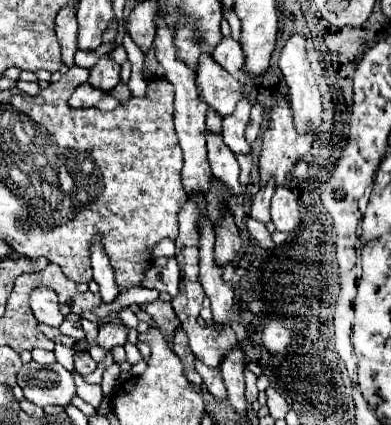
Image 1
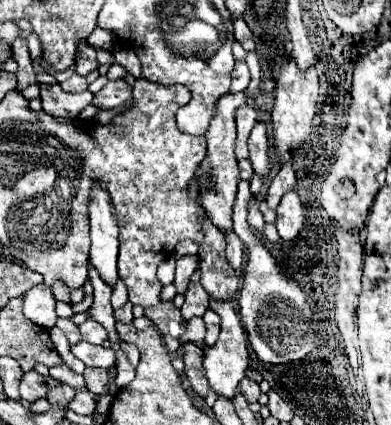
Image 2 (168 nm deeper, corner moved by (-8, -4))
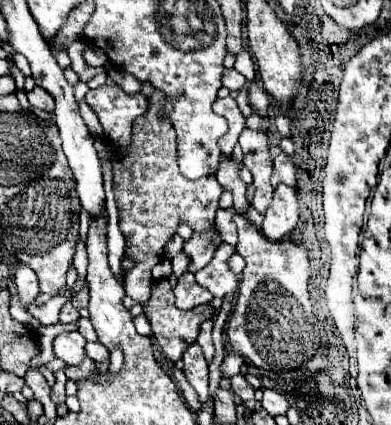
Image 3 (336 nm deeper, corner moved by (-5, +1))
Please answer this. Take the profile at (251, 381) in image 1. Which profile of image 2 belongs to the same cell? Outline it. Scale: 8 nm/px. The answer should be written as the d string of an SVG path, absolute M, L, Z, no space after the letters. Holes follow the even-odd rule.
M242 379L240 381L240 393L246 397L246 401L248 403L254 403L254 401L258 401L258 397L260 397L260 387L258 387L258 383L256 381L252 381L252 379Z

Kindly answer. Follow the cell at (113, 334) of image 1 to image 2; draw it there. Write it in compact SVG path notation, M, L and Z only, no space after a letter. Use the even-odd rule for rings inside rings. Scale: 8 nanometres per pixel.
M80 341L76 345L70 345L70 351L86 367L110 369L114 365L114 361L116 361L112 349L104 349L102 345L94 345L94 343L88 343L88 341Z

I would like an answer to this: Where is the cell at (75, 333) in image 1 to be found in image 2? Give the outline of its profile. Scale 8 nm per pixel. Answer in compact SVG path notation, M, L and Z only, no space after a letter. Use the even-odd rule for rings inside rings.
M88 319L80 325L80 333L82 333L82 339L84 341L90 341L90 343L96 343L96 345L102 345L106 339L108 339L108 333L106 329L94 321L94 319Z

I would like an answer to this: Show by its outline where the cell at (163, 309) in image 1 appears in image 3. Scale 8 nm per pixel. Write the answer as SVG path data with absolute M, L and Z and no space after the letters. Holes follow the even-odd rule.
M159 280L153 284L153 292L151 292L151 300L143 306L143 314L149 318L151 322L151 330L153 330L153 336L157 338L163 354L177 362L183 354L183 350L195 342L197 334L199 334L199 326L205 318L209 318L213 314L213 310L209 306L197 306L193 310L179 310L175 306L175 298L173 298L173 290L171 290L171 284L167 280Z

